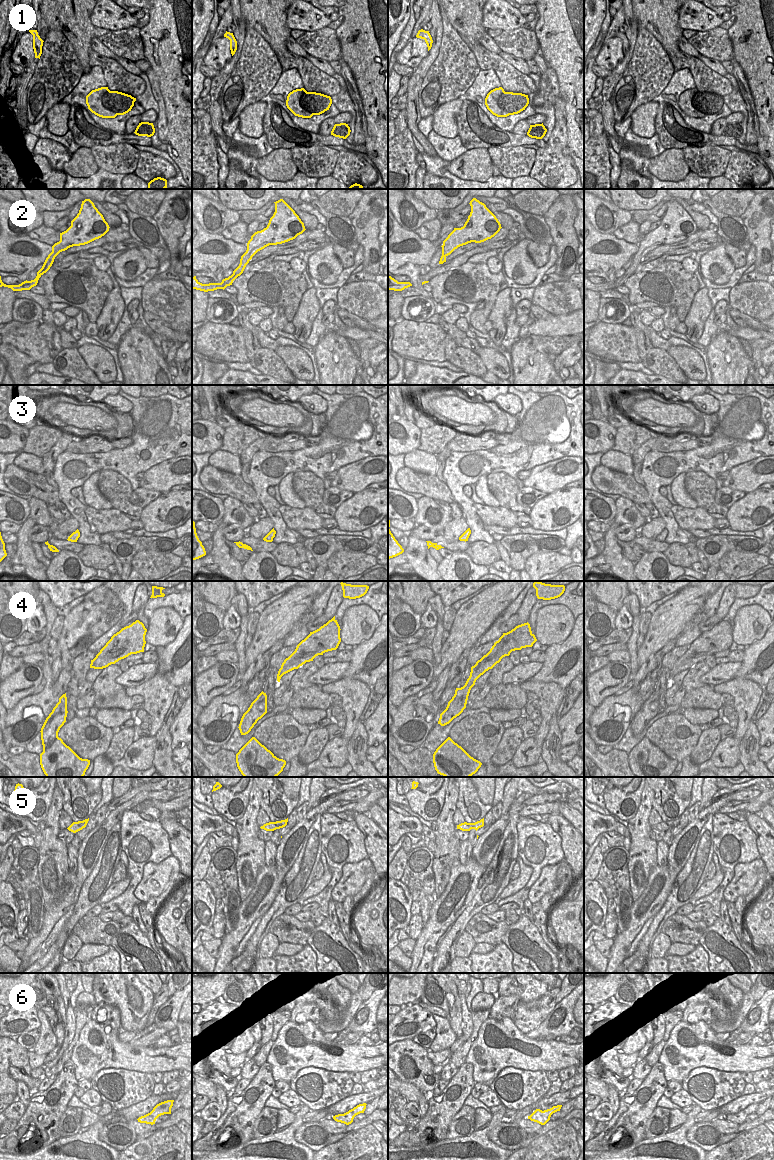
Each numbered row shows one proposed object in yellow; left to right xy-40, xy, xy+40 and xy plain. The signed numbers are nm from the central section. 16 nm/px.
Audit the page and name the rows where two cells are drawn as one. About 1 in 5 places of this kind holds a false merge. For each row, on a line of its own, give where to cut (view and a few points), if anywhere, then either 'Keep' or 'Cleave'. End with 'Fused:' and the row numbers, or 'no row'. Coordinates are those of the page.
1: Split along xy-40 (108, 90), (103, 95), (102, 105), (118, 114). Cleave
2: No split. Keep
3: No split. Keep
4: No split. Keep
5: Split along xy+40 (479, 821), (472, 828). Cleave
6: No split. Keep
Fused: 1, 5

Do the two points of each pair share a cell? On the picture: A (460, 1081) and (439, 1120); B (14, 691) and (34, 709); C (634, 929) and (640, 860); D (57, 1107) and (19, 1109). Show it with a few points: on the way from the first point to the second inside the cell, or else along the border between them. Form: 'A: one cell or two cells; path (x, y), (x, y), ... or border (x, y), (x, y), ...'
A: one cell; path (462, 1091), (461, 1095), (445, 1110)
B: two cells; border (33, 693), (23, 697), (10, 710)
C: two cells; border (648, 877), (645, 889), (633, 901)
D: two cells; border (26, 1108), (18, 1121)

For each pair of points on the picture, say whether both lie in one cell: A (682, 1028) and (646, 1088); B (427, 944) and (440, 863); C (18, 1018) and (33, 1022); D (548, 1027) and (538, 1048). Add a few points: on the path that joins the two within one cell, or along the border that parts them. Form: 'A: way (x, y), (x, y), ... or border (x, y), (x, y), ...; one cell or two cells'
A: border (659, 1061), (663, 1066), (663, 1076), (666, 1081); two cells
B: border (449, 878), (445, 889), (435, 898); two cells
C: way (22, 1018), (29, 1021); one cell
D: border (525, 1036), (535, 1039); two cells

